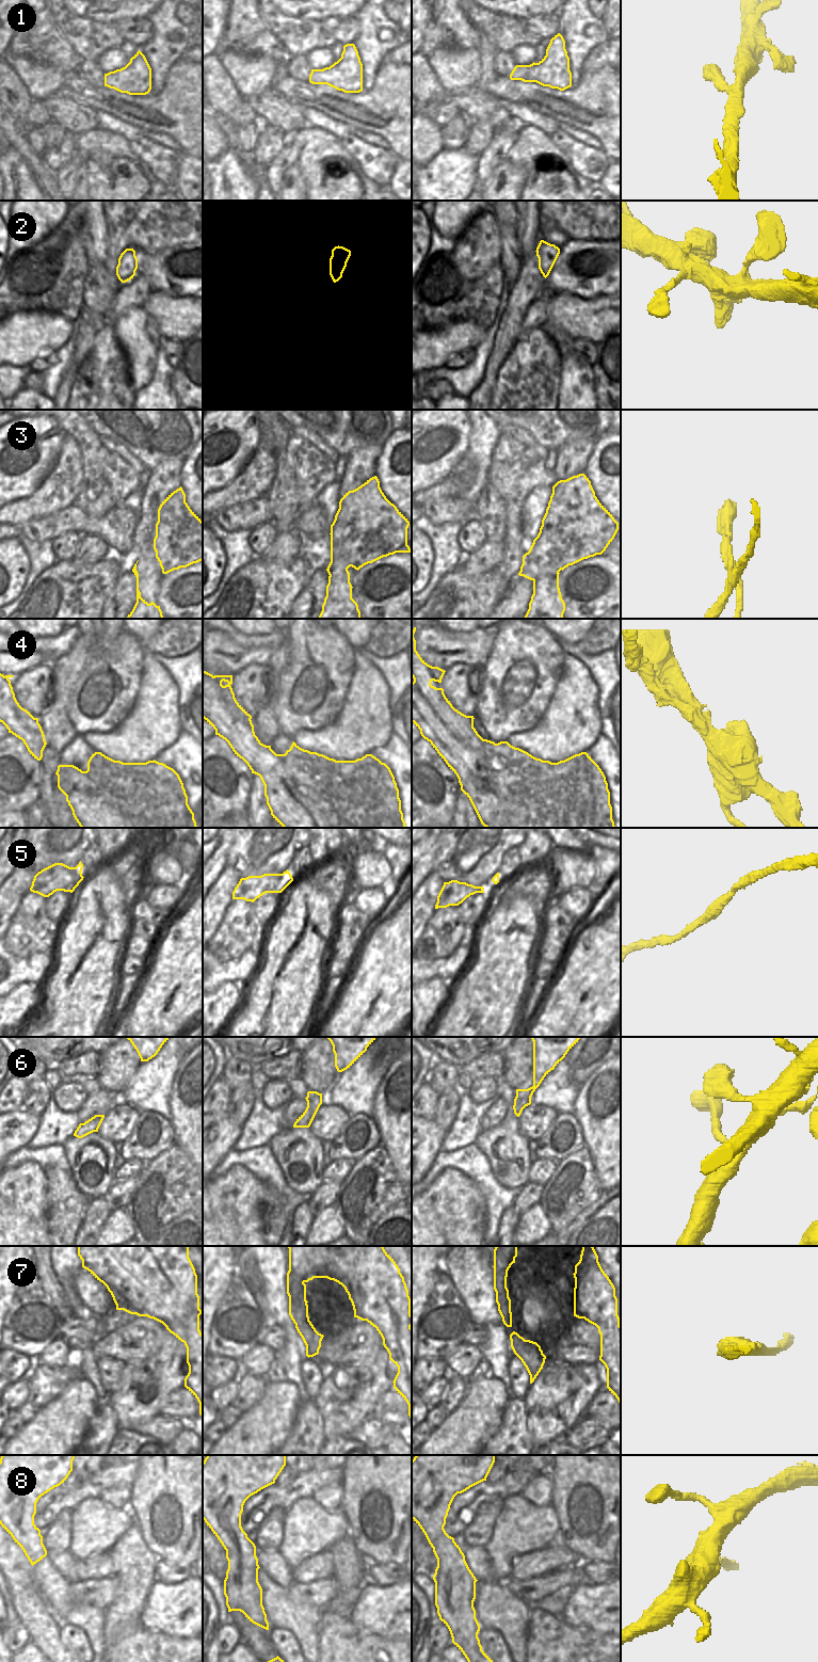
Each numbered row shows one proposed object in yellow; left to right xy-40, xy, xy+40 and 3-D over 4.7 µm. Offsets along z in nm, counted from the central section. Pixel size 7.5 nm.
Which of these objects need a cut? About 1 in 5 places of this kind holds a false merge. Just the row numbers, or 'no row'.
3, 4, 8

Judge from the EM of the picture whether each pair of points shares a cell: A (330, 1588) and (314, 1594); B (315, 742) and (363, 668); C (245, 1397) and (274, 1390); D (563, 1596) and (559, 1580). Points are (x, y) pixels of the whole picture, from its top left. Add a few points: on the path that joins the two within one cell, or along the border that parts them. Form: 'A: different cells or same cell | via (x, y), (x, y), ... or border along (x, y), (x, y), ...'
A: same cell | via (325, 1589), (318, 1593)
B: same cell | via (336, 731), (363, 704), (363, 689)
C: different cells | border along (268, 1380), (263, 1394), (245, 1411)
D: different cells | border along (573, 1587), (560, 1587), (539, 1600)

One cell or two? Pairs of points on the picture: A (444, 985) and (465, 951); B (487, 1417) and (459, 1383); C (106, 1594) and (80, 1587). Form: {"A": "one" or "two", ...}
{"A": "two", "B": "two", "C": "one"}

